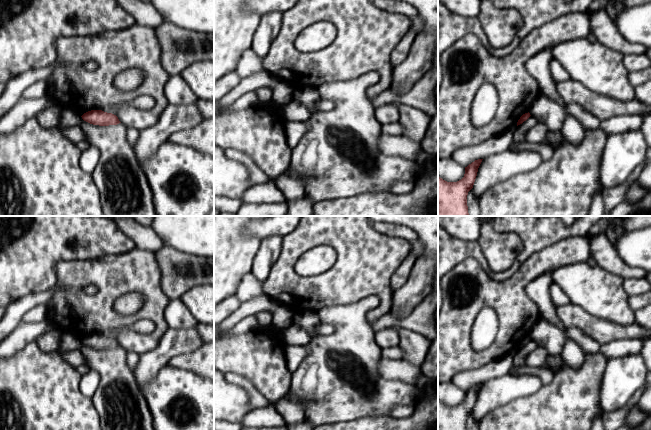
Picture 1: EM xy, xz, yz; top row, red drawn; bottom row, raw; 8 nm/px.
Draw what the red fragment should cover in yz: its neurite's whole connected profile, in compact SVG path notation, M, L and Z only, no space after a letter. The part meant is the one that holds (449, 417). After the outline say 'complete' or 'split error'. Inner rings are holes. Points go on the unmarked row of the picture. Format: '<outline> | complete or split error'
M482 384L465 391L464 401L457 406L447 406L438 400L438 430L467 430L467 419L473 412Z | complete

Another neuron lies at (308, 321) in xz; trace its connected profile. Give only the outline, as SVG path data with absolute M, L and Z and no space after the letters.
M301 312L294 313L291 325L298 325L305 330L312 338L318 336L317 328L321 324L320 318L317 313Z

